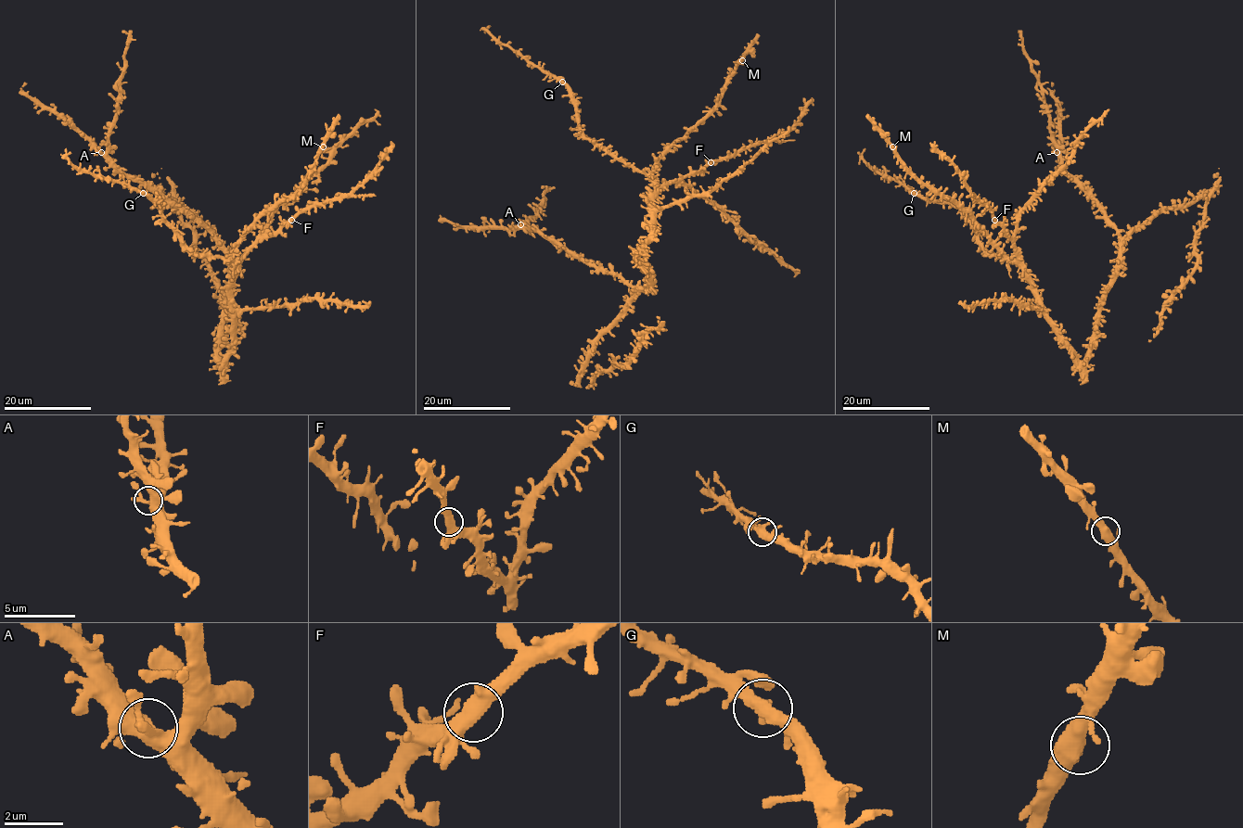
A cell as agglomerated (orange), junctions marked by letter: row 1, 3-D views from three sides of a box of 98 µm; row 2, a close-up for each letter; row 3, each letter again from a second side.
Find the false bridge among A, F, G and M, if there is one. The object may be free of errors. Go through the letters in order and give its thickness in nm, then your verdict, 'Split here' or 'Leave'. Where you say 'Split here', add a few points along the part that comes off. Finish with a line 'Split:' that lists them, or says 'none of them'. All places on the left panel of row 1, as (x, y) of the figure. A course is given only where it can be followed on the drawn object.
A: Thickness 400 nm. Leave
F: Thickness 500 nm. Leave
G: Thickness 480 nm. Leave
M: Thickness 550 nm. Leave
Split: none of them

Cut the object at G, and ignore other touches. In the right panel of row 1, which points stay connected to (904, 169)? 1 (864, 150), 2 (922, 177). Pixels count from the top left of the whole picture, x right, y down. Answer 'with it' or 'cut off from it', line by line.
1: cut off from it
2: with it

